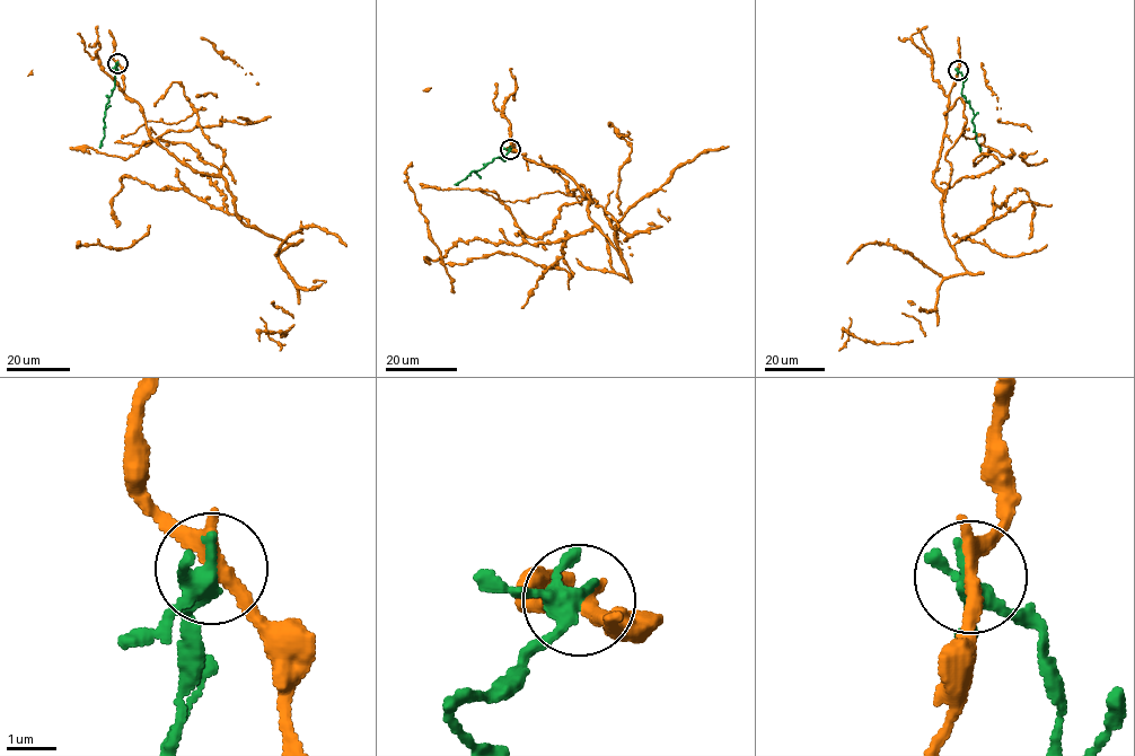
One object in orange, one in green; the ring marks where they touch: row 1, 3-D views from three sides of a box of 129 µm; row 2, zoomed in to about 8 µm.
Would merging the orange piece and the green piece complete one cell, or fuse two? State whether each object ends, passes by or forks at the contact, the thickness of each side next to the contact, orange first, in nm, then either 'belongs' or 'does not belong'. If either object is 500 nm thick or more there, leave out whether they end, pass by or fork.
orange passes by; green forks; calibres 280 and 300 nm; does not belong

